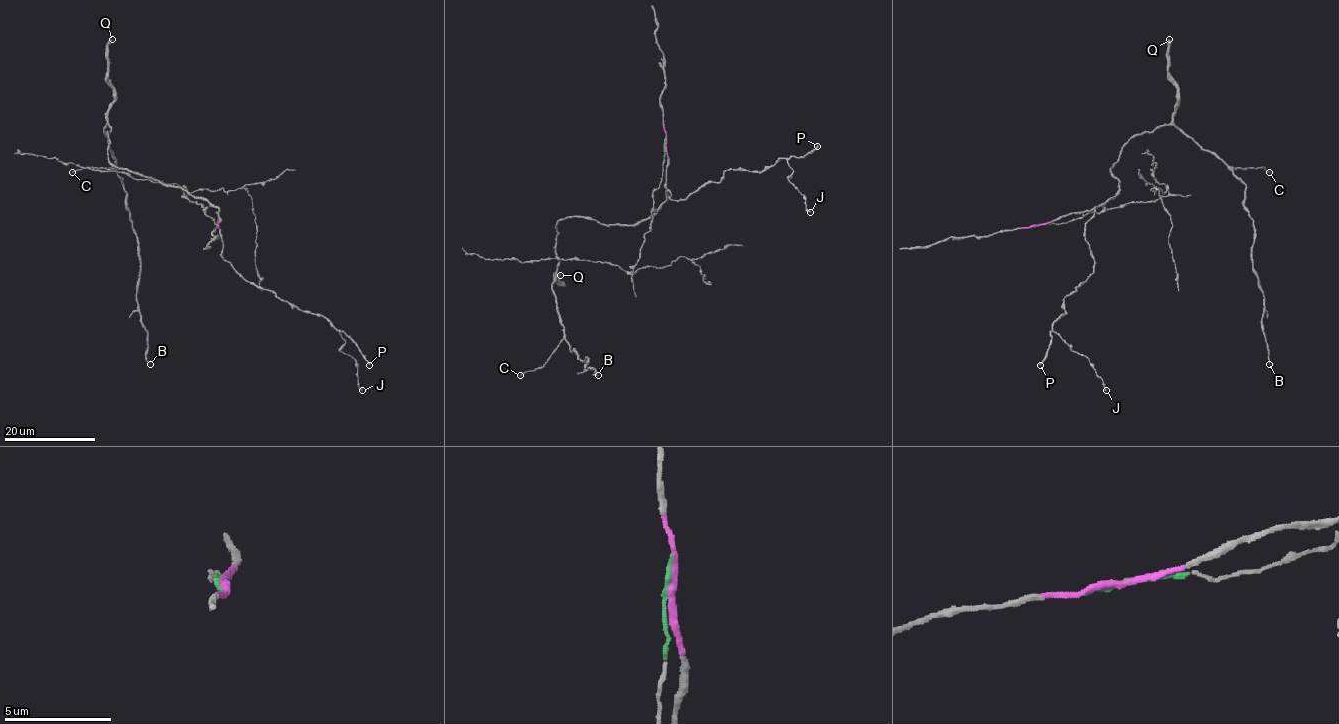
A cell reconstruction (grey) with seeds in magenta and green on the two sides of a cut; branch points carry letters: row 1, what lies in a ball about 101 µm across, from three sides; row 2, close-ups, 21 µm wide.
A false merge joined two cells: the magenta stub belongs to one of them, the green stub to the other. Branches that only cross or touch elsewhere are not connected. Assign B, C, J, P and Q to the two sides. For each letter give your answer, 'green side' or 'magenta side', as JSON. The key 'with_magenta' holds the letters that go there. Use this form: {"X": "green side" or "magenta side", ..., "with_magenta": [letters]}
{"B": "magenta side", "C": "magenta side", "J": "magenta side", "P": "magenta side", "Q": "magenta side", "with_magenta": ["B", "C", "J", "P", "Q"]}

